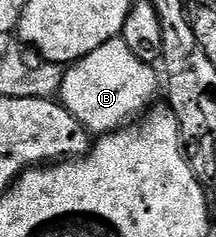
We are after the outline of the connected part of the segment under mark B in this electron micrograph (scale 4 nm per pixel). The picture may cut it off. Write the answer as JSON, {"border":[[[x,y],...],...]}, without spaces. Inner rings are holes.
{"border":[[[117,38],[98,46],[98,50],[86,54],[65,71],[64,80],[60,84],[58,100],[66,110],[70,110],[70,114],[74,114],[74,118],[78,118],[78,122],[88,133],[118,132],[121,128],[131,125],[141,114],[149,111],[153,103],[151,100],[156,96],[156,76],[158,80],[158,72],[153,65],[138,62],[138,58],[130,54],[126,42]]]}

